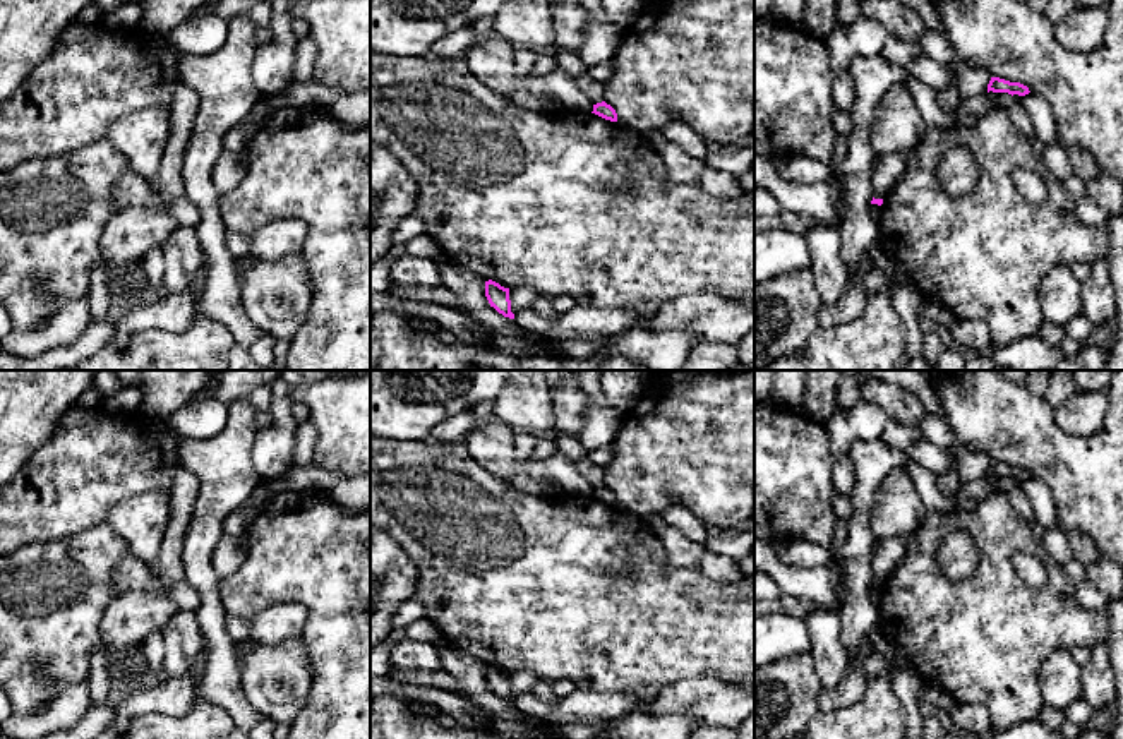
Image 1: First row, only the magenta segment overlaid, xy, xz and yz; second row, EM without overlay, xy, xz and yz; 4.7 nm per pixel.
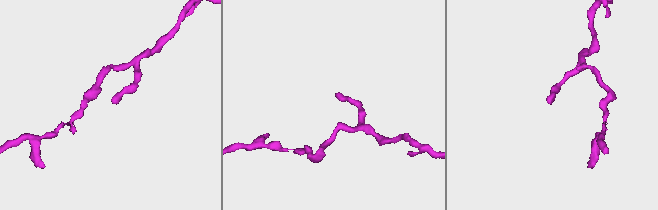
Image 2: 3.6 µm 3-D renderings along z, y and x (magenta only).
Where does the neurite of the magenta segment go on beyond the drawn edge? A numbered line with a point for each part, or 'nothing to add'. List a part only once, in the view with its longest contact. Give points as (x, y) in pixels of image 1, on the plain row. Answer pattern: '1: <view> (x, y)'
nothing to add

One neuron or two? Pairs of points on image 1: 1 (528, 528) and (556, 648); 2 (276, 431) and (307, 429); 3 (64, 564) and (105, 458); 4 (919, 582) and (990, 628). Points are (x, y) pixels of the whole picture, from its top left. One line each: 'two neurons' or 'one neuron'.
1: one neuron
2: two neurons
3: two neurons
4: one neuron

